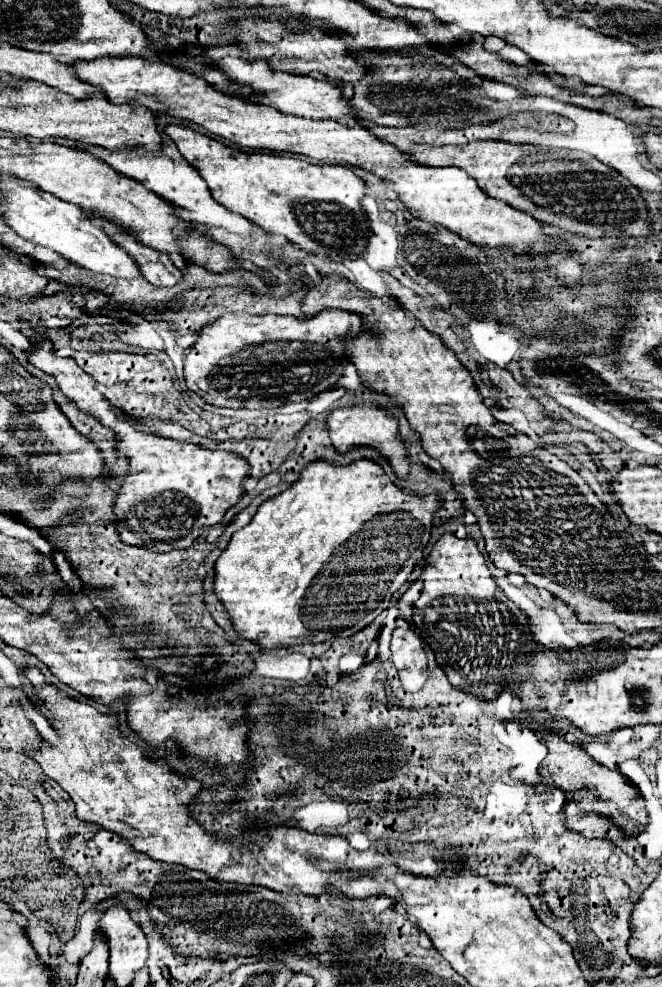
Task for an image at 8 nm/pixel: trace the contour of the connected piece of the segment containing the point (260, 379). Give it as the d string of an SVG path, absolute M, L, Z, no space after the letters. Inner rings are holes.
M321 310L317 316L309 316L309 318L295 318L295 316L275 316L275 314L263 314L263 316L249 316L249 314L225 314L221 316L217 322L203 326L201 336L197 338L197 342L193 344L191 352L185 356L185 382L189 386L189 390L197 392L205 402L213 404L213 406L227 406L227 408L277 408L283 404L291 404L291 402L301 402L301 400L309 400L315 398L317 394L331 390L339 378L343 376L343 370L347 364L351 364L351 360L345 354L345 338L349 334L357 334L363 326L361 316L353 314L353 312L343 312L343 310Z

